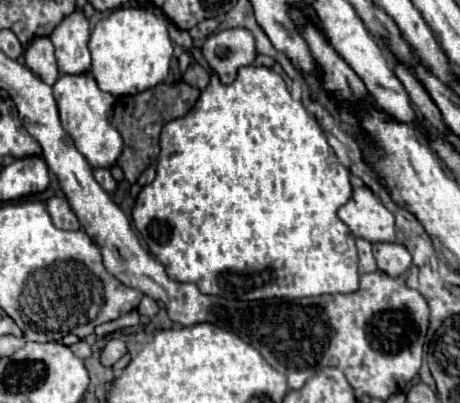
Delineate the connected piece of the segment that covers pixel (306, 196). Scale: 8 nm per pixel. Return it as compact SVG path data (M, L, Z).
M145 1L145 9L155 13L167 23L169 37L173 39L175 45L191 51L191 55L197 63L209 71L211 81L205 91L201 91L199 101L195 107L179 119L169 121L163 131L161 131L161 153L159 153L159 163L157 163L157 175L155 181L145 185L141 193L137 195L135 207L133 207L133 223L141 237L145 239L149 251L159 259L159 263L165 267L167 275L175 281L183 283L195 283L201 293L205 295L219 295L223 299L239 299L239 301L257 301L257 299L271 299L271 297L281 297L281 299L297 299L297 297L313 297L313 295L325 295L325 293L353 293L359 287L359 257L357 257L357 247L355 247L355 235L349 231L349 227L337 217L337 209L347 203L351 197L351 183L349 183L349 169L343 167L329 147L323 129L315 121L313 115L307 113L307 109L301 105L301 101L295 101L283 81L281 75L277 75L273 69L267 67L241 67L237 79L231 85L223 85L217 75L213 75L213 70L208 66L200 49L193 47L193 41L187 31L179 29L173 25L165 13L155 7L153 3Z

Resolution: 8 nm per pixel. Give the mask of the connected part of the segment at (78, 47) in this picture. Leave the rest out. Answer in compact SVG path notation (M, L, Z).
M81 9L67 15L49 35L55 45L55 57L61 73L79 75L91 67L89 43L89 21Z

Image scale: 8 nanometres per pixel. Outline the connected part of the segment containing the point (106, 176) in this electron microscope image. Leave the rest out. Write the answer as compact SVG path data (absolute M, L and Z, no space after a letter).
M93 167L93 175L95 175L97 183L99 183L99 185L101 185L107 193L113 193L113 191L115 191L117 183L115 183L115 179L111 177L109 169L103 169L103 167Z

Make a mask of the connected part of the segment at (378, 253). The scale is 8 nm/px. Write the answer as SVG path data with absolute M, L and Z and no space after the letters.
M373 243L373 255L379 269L393 277L405 273L413 261L411 253L399 243Z

